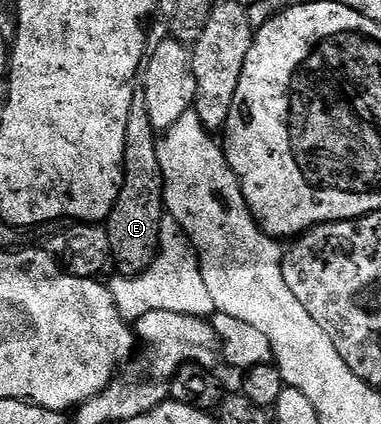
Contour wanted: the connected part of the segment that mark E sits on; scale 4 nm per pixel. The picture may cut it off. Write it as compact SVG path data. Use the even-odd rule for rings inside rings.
M144 99L134 100L131 115L127 119L125 178L121 184L119 199L107 218L111 239L111 261L125 273L144 274L161 248L161 219L166 216L167 210L165 176L157 154L158 144L159 133L153 128L147 115L147 103Z

